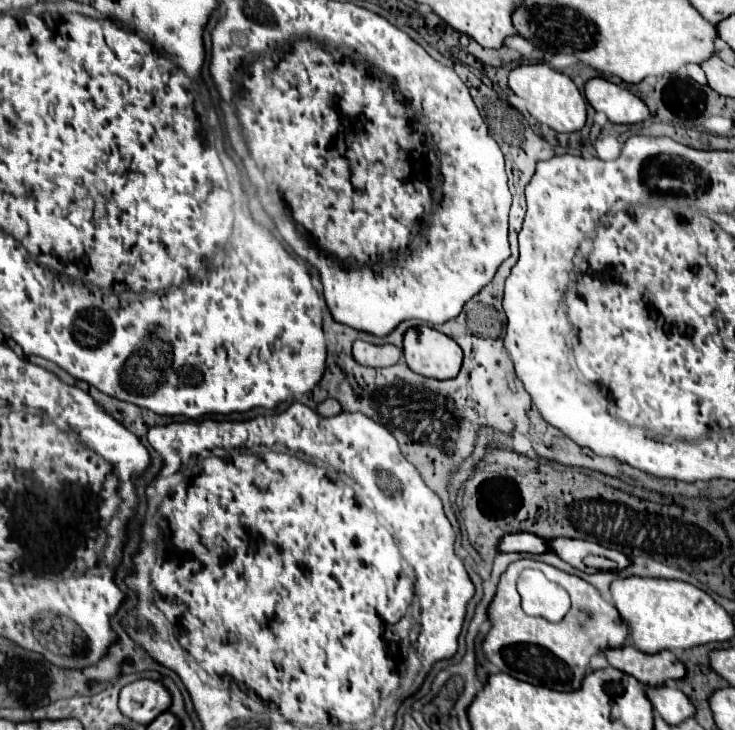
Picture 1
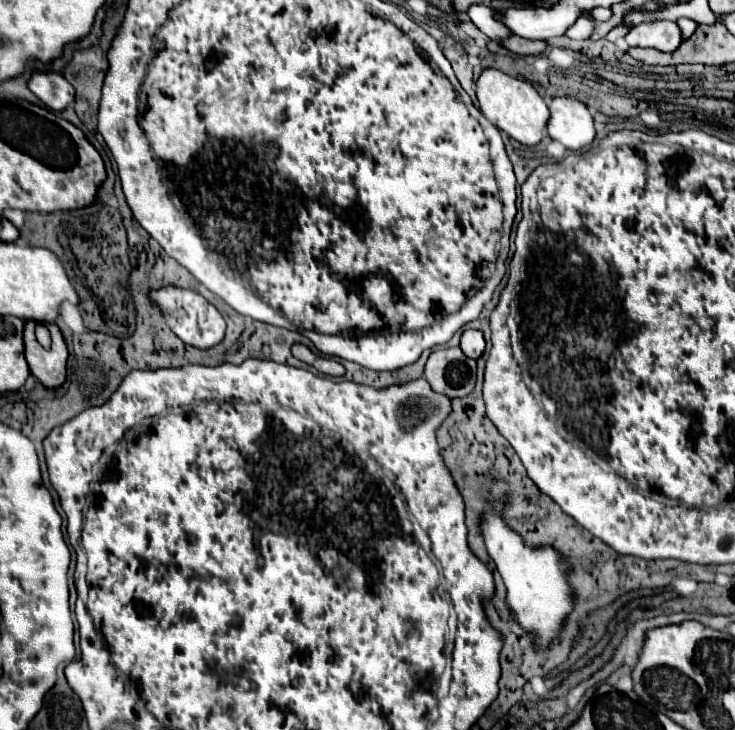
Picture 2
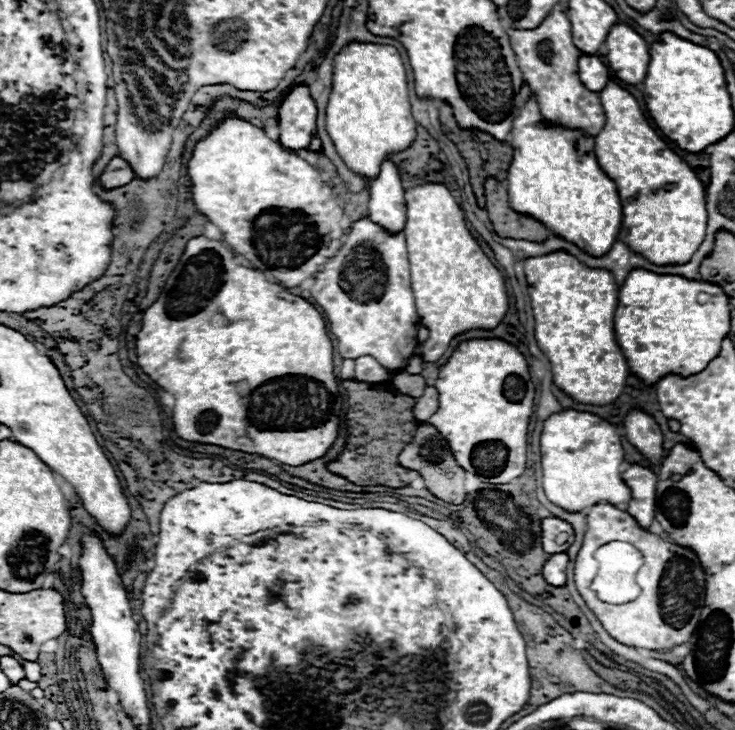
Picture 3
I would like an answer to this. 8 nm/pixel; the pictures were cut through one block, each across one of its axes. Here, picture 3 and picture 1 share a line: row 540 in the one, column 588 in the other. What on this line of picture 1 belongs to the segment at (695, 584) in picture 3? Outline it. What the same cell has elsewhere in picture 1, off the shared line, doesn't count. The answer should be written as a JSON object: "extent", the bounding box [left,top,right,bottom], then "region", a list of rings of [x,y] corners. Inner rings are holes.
{"extent":[482,560,628,692],"region":[[[518,560],[508,566],[508,570],[502,574],[496,596],[490,604],[488,616],[492,620],[492,630],[488,632],[482,648],[486,658],[496,664],[502,672],[536,684],[536,686],[546,686],[550,690],[558,692],[572,692],[582,686],[582,680],[586,676],[590,658],[596,654],[602,654],[612,648],[622,648],[628,636],[628,624],[622,620],[620,612],[616,606],[600,596],[592,584],[586,580],[562,572],[554,566],[548,566],[544,562],[536,560]],[[524,568],[538,568],[542,570],[552,582],[560,584],[564,590],[568,590],[572,598],[572,608],[570,612],[560,620],[560,622],[548,622],[544,618],[532,618],[526,616],[522,606],[520,606],[520,594],[516,590],[516,580]],[[590,614],[592,620],[586,622],[584,616]],[[540,650],[546,650],[554,656],[540,656]]]}

